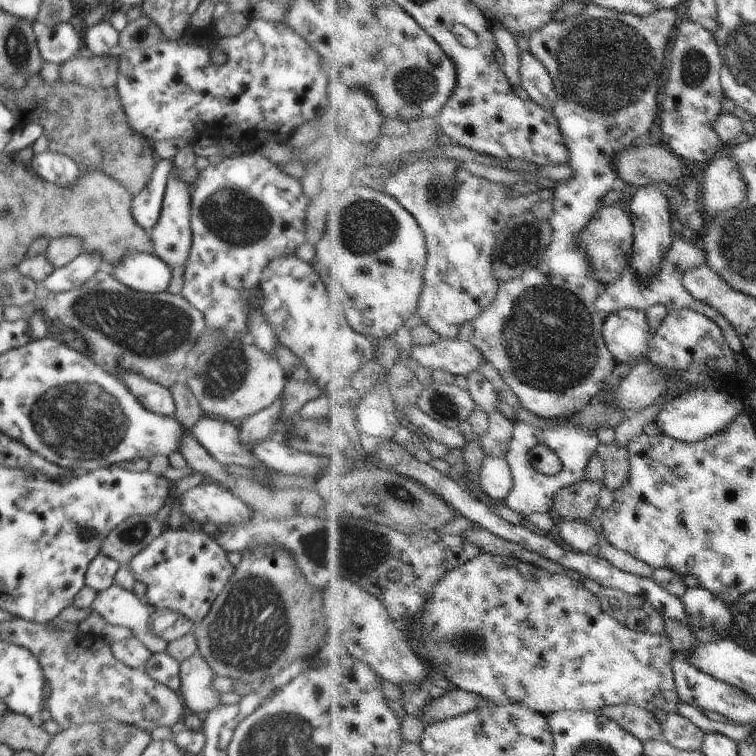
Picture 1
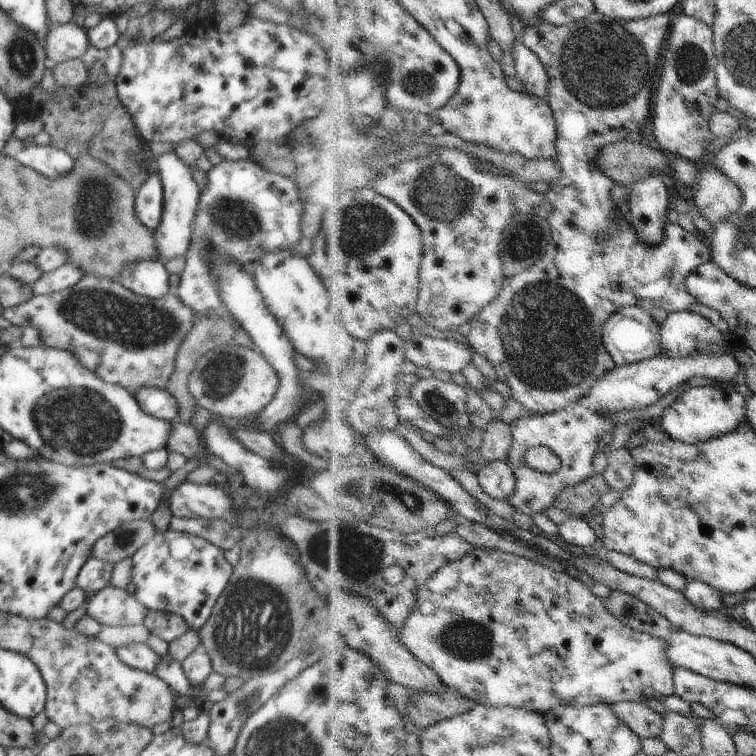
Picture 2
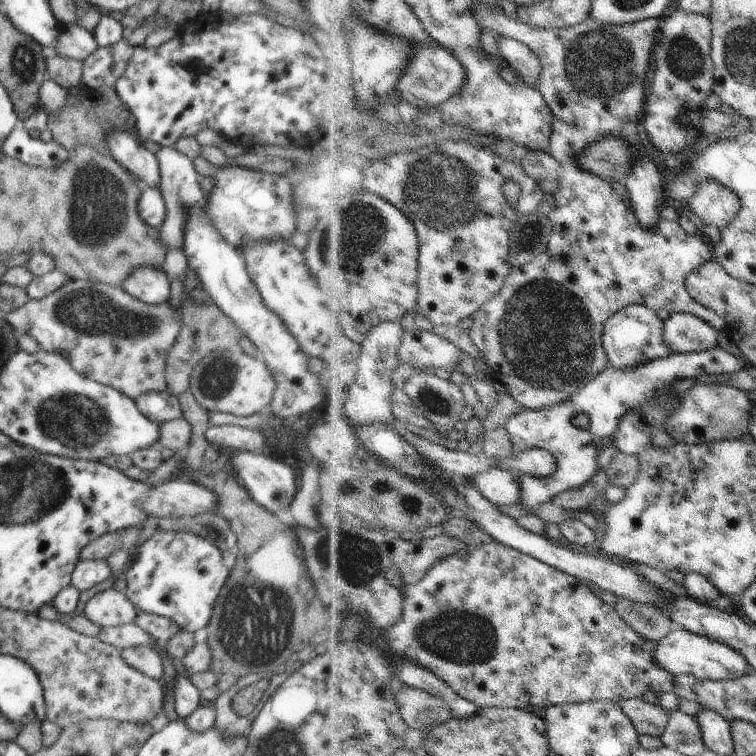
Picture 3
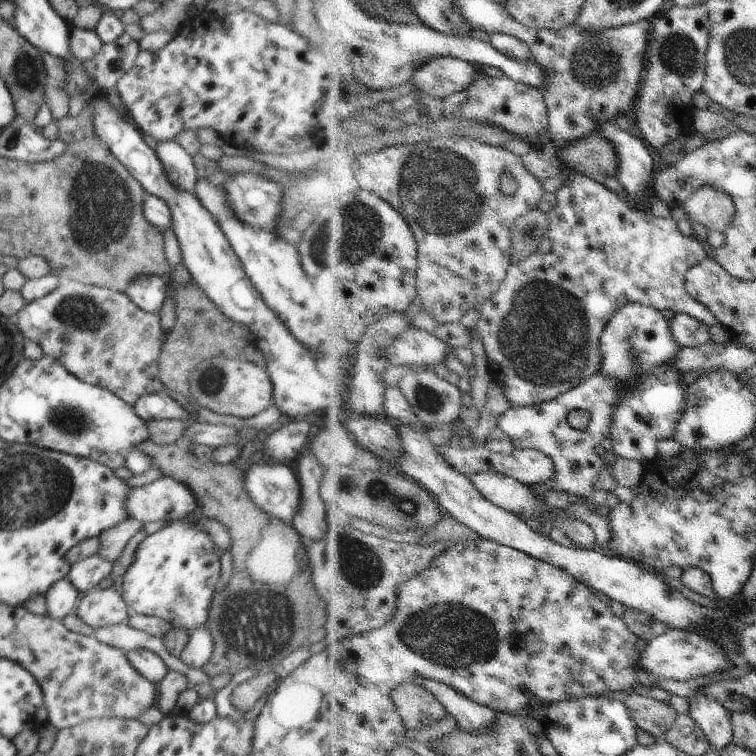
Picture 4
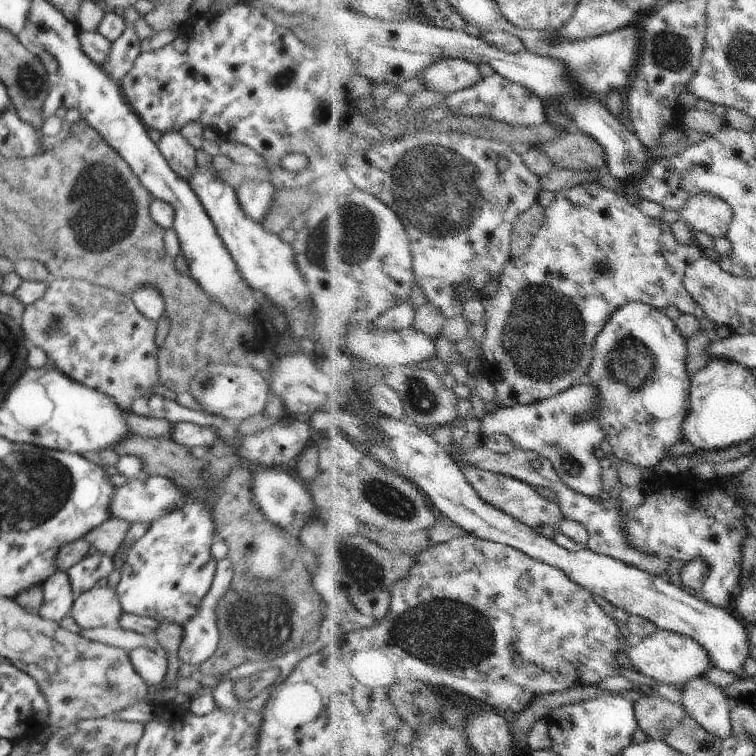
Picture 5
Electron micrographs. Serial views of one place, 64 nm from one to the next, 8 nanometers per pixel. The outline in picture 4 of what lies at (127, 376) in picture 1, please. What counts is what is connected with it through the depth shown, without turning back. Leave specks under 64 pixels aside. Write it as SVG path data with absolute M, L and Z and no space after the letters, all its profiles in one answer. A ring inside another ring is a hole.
M165 390L141 396L134 405L134 412L146 421L176 419L190 422L192 418L192 414Z

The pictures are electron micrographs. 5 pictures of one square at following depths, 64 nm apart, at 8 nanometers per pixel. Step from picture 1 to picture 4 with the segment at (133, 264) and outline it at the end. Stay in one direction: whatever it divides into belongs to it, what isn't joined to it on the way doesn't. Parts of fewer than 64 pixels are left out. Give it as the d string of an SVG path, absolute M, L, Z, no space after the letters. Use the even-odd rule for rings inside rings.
M140 276L138 280L132 280L132 284L128 284L125 293L144 312L159 313L162 304L164 304L164 298L168 294L166 278L162 276Z

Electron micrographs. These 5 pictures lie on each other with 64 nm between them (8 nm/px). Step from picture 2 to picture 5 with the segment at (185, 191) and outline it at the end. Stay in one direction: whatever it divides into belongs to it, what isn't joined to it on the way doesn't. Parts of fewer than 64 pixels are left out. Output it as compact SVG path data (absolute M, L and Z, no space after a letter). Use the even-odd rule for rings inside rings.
M180 131L161 134L157 142L160 154L166 158L170 168L182 178L189 182L190 176L196 170L196 150L194 146L182 136Z

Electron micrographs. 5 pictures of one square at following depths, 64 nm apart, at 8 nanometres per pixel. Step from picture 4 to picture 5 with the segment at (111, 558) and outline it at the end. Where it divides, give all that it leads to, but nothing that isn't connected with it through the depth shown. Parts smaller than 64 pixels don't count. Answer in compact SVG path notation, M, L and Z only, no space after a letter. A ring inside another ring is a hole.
M106 520L98 528L94 528L90 534L86 534L84 539L90 542L92 549L96 550L96 552L104 553L114 558L130 526L132 526L132 523L126 522L126 520Z

